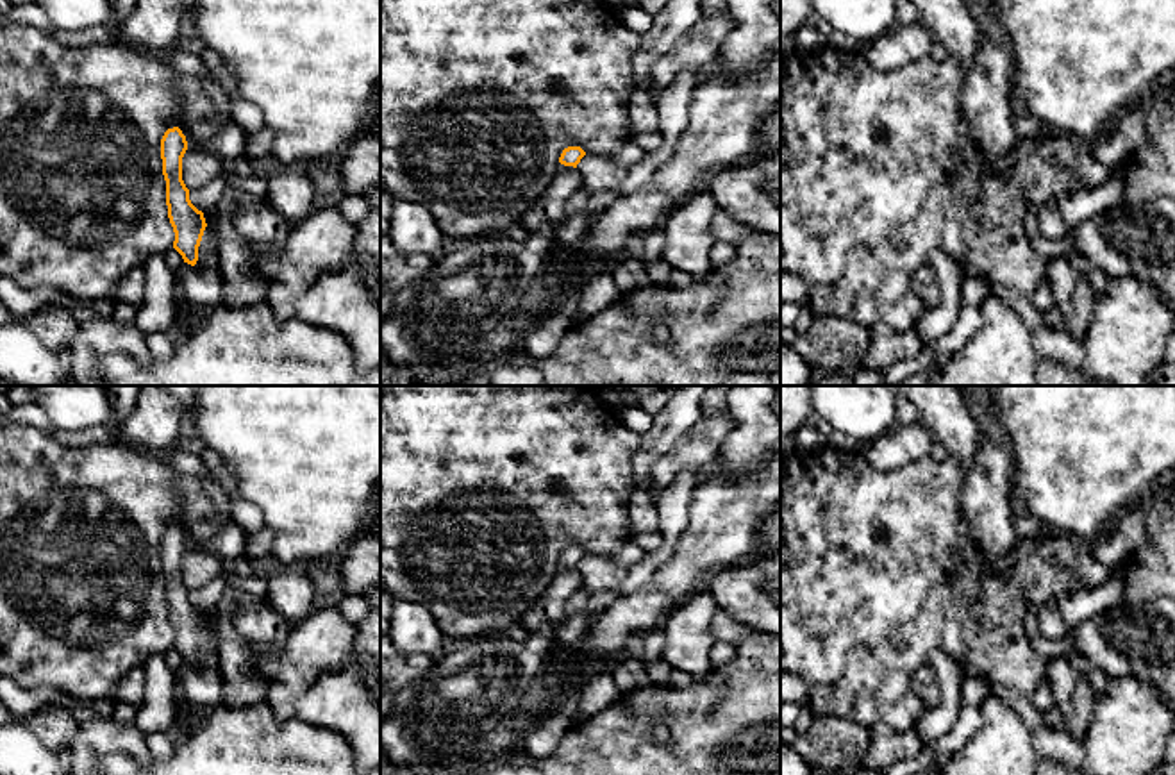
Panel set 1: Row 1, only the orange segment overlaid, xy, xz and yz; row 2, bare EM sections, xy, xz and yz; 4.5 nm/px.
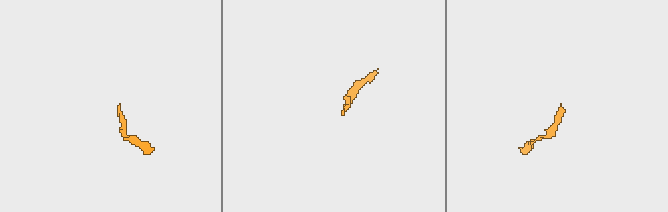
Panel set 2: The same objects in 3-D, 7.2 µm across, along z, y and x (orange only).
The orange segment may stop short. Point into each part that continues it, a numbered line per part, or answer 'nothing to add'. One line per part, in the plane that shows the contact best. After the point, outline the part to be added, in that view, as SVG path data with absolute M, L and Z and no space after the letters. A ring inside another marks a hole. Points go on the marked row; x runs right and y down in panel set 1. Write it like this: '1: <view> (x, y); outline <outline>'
1: xz (549, 209); outline M559 164L557 175L543 196L518 221L529 232L562 220L566 202L584 188L584 179L573 166Z

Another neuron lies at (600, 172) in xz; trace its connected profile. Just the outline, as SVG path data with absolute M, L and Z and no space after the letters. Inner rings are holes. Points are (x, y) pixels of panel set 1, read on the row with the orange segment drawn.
M627 141L616 154L586 154L577 164L577 170L589 193L609 191L623 182L629 168L641 161L643 155L645 152L639 146Z

